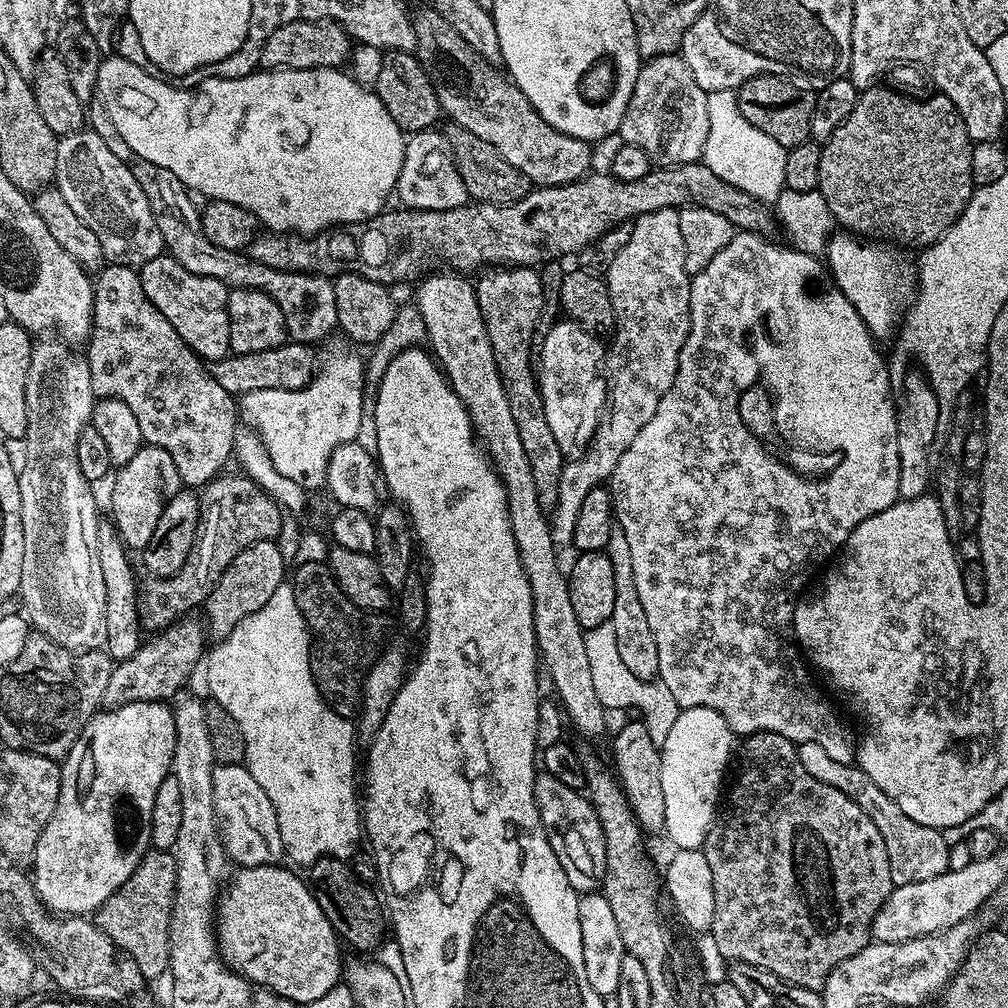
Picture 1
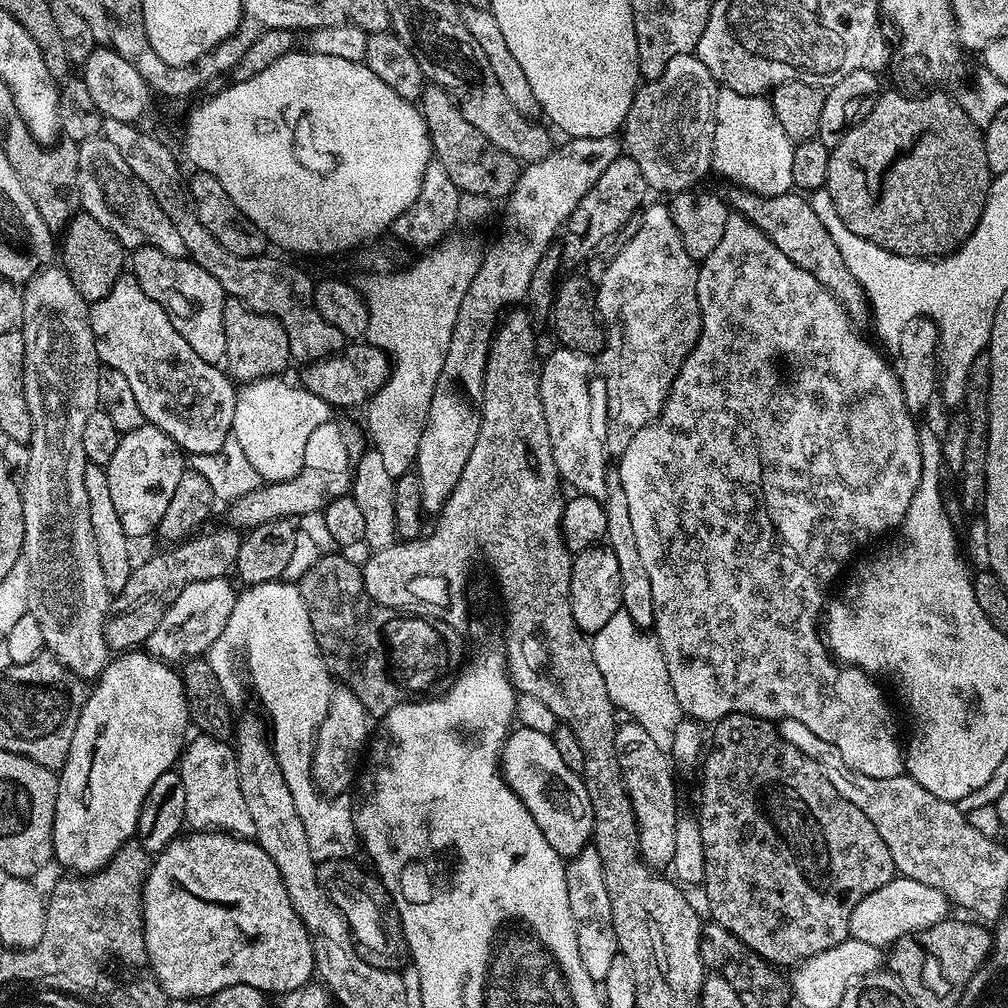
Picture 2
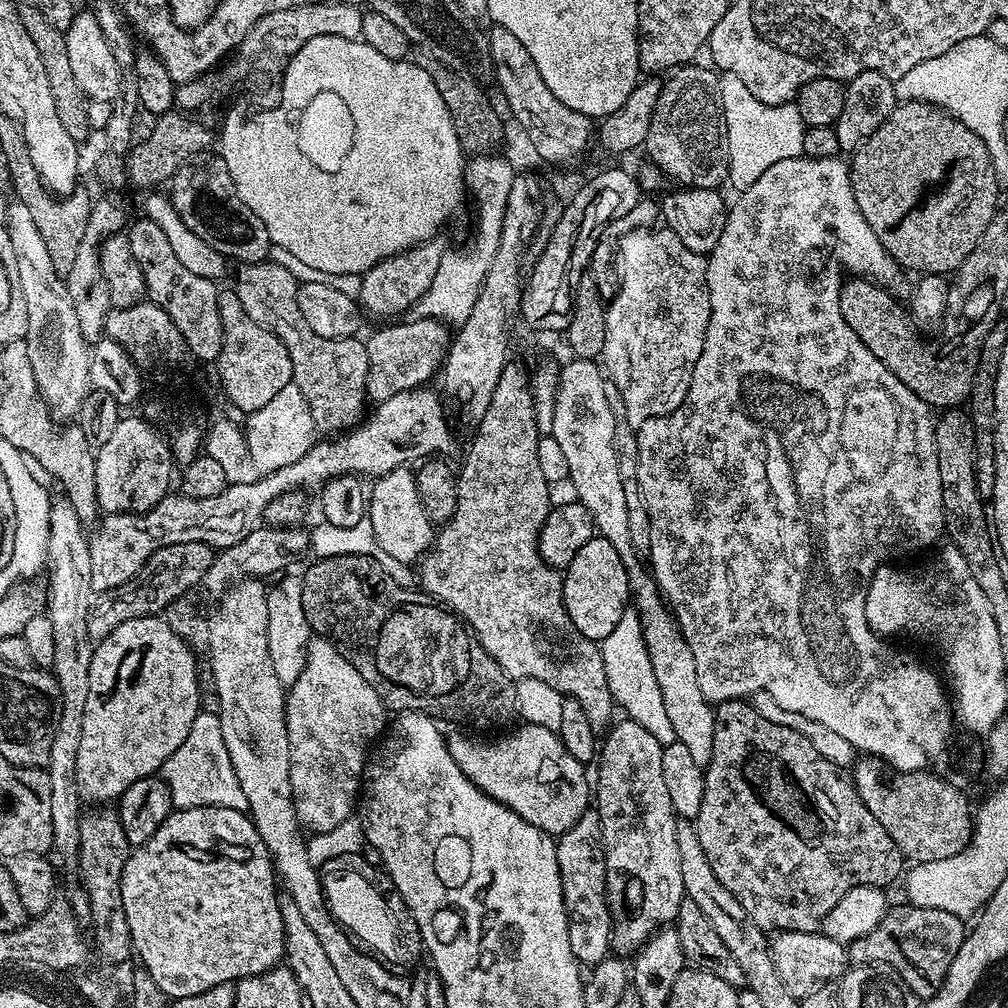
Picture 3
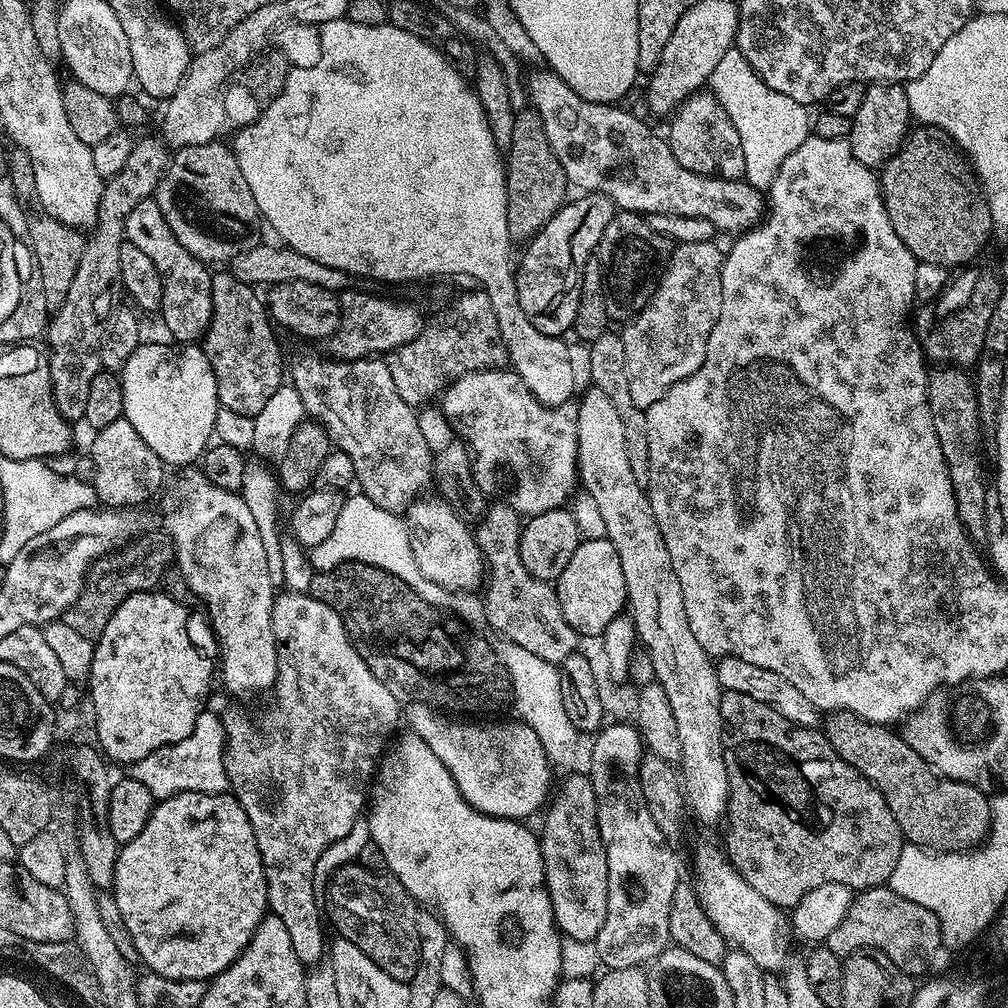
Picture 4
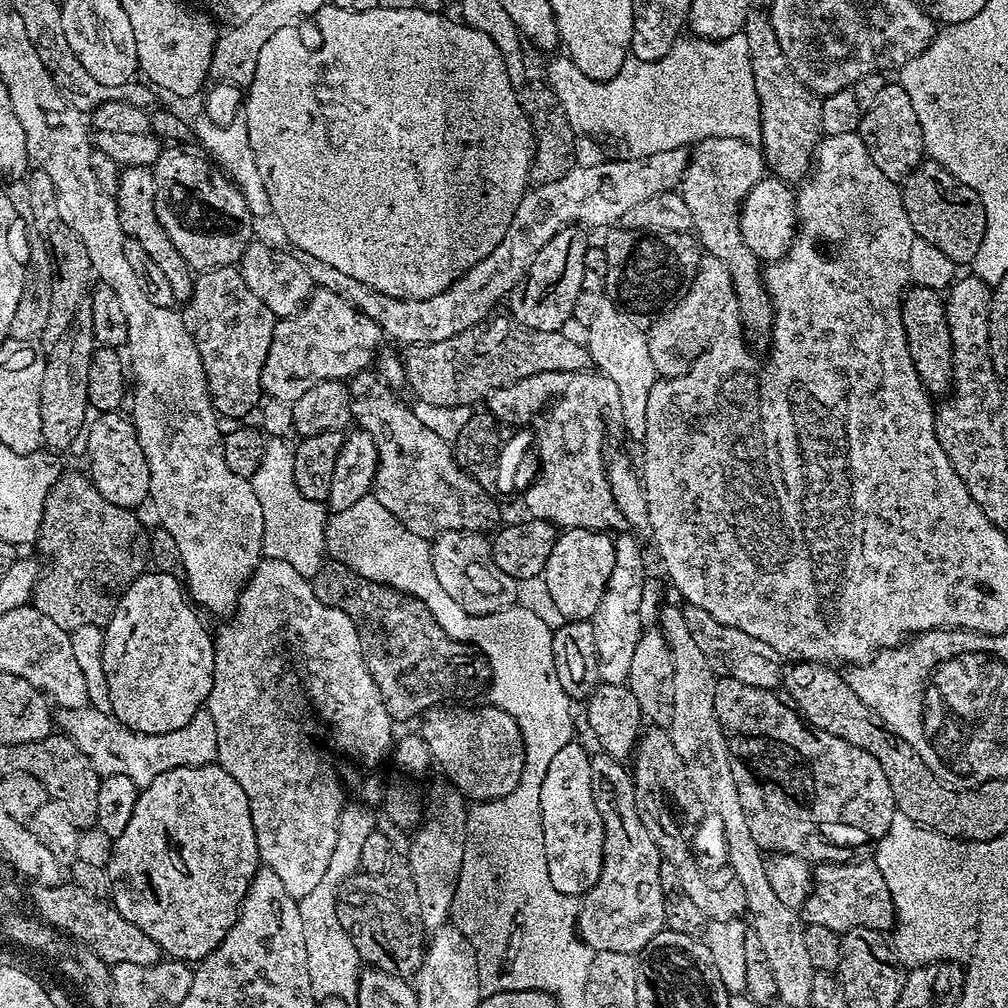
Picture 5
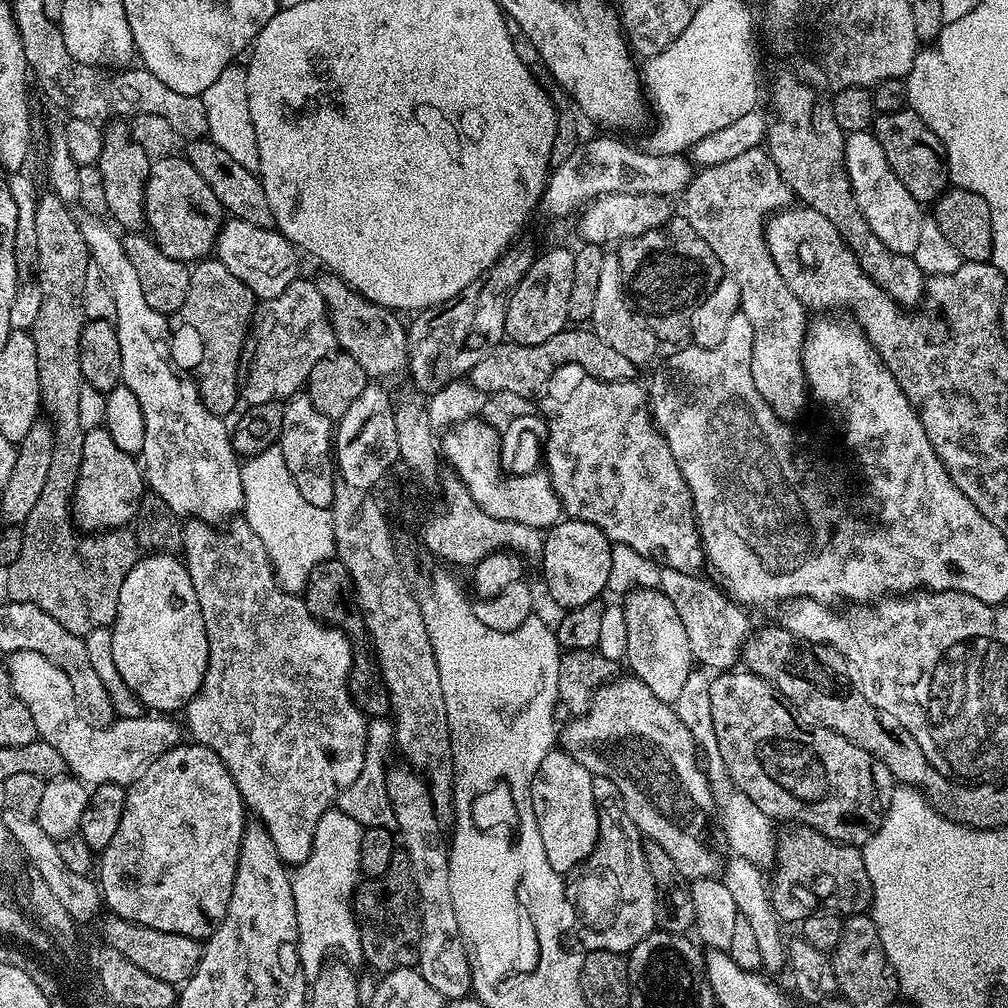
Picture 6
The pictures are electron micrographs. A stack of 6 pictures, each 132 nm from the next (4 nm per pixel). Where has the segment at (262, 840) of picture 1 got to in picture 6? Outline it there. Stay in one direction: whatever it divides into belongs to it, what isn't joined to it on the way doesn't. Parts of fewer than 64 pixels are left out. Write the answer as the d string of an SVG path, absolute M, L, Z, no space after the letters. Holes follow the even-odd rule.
M34 650L7 653L6 660L6 671L14 694L18 694L26 710L30 710L37 737L50 742L50 746L62 754L65 769L89 786L133 784L153 760L181 743L180 728L172 721L175 719L160 714L128 714L125 720L113 720L108 728L96 728L81 716L74 698L74 686L70 686L70 678L66 678L53 660Z

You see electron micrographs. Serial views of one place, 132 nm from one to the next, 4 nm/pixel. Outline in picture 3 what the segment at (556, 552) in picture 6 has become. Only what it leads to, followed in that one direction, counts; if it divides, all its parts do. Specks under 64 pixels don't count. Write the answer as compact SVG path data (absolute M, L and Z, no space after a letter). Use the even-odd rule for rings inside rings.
M595 535L578 550L574 562L563 569L564 605L566 614L570 614L570 622L578 626L586 638L597 642L604 641L614 631L614 626L622 618L622 614L630 604L628 590L628 571L613 544L602 535Z

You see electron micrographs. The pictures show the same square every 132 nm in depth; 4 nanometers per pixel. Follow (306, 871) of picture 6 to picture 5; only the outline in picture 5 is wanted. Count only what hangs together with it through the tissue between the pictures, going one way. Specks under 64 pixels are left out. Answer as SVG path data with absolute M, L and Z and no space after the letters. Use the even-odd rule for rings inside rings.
M349 802L345 804L342 814L336 823L336 845L334 854L330 854L330 866L326 866L326 874L322 874L322 882L310 890L299 900L302 914L302 934L306 942L306 970L310 970L310 986L313 993L320 998L355 1001L356 986L360 982L362 961L358 950L354 950L354 942L342 930L342 922L338 922L336 909L336 890L348 876L355 876L362 858L362 845L366 837L377 831L376 816L367 803Z

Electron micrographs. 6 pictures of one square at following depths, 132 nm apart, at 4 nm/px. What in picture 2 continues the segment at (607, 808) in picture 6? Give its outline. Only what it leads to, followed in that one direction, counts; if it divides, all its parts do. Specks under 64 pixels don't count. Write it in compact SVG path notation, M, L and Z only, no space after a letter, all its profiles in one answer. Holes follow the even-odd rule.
M635 722L627 723L621 723L617 727L614 738L614 746L618 750L618 766L622 766L626 790L634 806L642 858L651 868L664 870L671 865L674 858L674 830L678 819L676 776L672 773L674 764L669 753L657 747L657 743L650 738L650 734L642 726Z

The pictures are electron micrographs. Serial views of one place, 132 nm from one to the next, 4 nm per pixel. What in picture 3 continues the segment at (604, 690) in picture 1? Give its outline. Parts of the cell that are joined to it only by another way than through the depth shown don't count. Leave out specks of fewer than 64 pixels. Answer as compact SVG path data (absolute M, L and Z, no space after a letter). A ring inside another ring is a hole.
M627 608L622 618L614 626L614 631L601 641L603 665L606 667L607 685L610 686L613 701L626 710L625 715L649 730L660 744L669 745L676 741L674 726L667 717L662 692L650 663L649 651L646 650L645 638L642 634L640 616L635 609Z

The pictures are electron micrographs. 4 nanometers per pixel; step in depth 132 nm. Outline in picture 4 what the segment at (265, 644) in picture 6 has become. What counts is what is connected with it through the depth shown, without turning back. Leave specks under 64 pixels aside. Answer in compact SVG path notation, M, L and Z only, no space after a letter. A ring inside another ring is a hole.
M284 590L279 593L272 607L272 625L274 626L274 638L276 639L276 653L278 654L278 674L276 675L276 683L274 685L274 693L276 692L276 704L280 707L280 712L276 712L272 716L272 725L269 728L258 728L254 721L248 716L243 716L240 712L228 712L223 713L222 719L224 721L224 761L226 762L226 768L228 770L228 782L230 785L231 795L235 796L236 801L242 806L242 810L246 810L246 818L250 818L250 826L254 826L254 834L256 835L256 841L258 842L258 850L260 851L260 857L264 863L264 873L266 874L266 882L268 883L268 907L271 915L282 918L282 922L286 925L287 932L290 933L290 942L294 945L294 954L298 954L298 958L305 966L316 966L321 963L320 960L325 959L326 956L326 940L324 944L324 924L322 919L322 904L316 901L316 887L318 887L318 881L316 879L316 867L318 866L318 858L322 858L324 851L329 848L334 842L338 842L338 838L346 838L346 834L350 834L350 830L354 826L354 822L361 819L362 813L366 808L366 801L370 796L370 785L374 779L374 773L378 767L378 761L383 757L386 751L386 745L389 743L388 735L396 728L396 723L399 725L402 720L402 704L401 701L394 698L394 694L390 694L390 690L386 690L386 686L382 686L382 682L378 682L378 678L374 678L374 674L370 670L370 666L366 666L364 659L358 654L356 647L352 645L352 640L348 637L348 631L346 626L342 622L342 618L331 608L326 606L326 602L318 602L315 598L304 590Z

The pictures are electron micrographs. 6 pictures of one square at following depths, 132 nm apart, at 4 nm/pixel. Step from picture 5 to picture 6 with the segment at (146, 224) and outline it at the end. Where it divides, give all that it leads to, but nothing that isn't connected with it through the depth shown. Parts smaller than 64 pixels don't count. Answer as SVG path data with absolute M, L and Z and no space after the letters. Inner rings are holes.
M112 122L109 128L103 129L104 145L102 146L102 154L98 161L98 167L102 174L102 190L106 190L106 206L108 207L107 215L113 216L118 223L125 229L128 234L136 234L145 227L144 219L144 187L148 181L148 166L150 157L146 154L146 150L142 150L142 146L130 142L130 128L124 122Z

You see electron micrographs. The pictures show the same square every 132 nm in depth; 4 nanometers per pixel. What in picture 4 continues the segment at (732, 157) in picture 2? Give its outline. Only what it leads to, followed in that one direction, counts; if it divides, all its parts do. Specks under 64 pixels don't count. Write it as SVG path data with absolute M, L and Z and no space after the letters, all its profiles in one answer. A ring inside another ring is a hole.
M735 46L728 51L726 58L722 58L722 62L718 62L718 66L714 66L710 91L718 98L722 110L726 110L734 130L738 130L740 135L744 155L743 179L758 189L767 190L782 162L786 162L786 158L790 158L790 154L794 154L794 150L808 139L809 109L794 102L794 98L786 98L786 94L778 94L778 90L770 90Z

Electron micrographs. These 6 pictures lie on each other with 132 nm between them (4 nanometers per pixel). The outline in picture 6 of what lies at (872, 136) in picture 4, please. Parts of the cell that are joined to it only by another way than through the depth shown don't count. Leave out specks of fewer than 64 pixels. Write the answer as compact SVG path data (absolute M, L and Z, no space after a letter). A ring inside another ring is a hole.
M905 106L896 112L880 112L870 129L890 162L890 170L910 190L922 206L931 205L949 187L948 169L941 156L940 140L921 122L918 114Z

